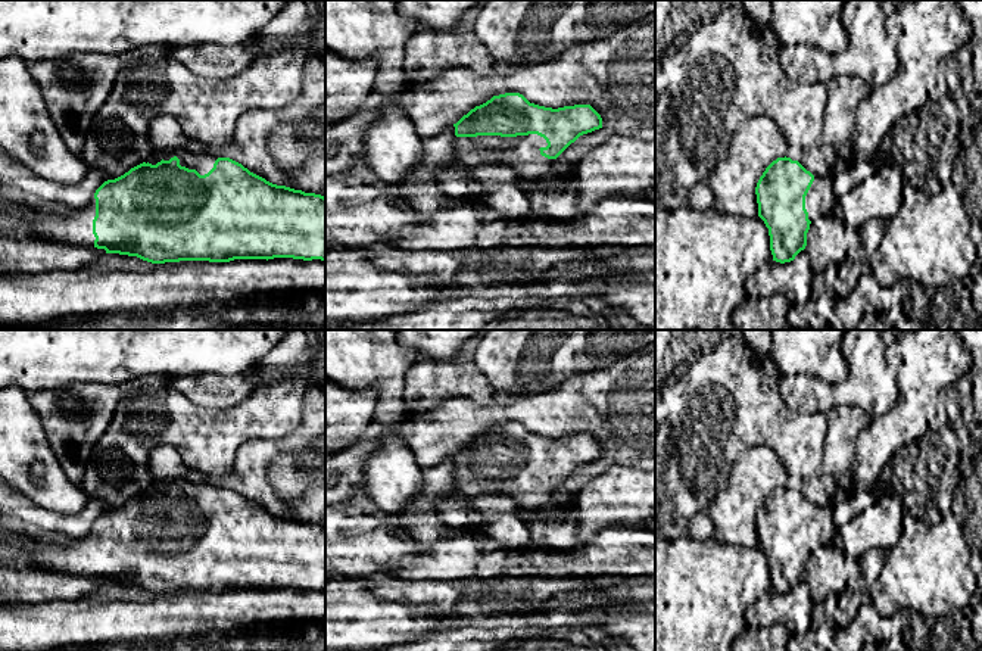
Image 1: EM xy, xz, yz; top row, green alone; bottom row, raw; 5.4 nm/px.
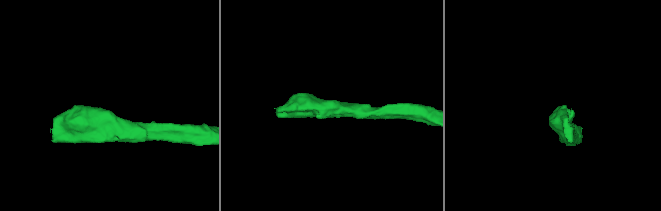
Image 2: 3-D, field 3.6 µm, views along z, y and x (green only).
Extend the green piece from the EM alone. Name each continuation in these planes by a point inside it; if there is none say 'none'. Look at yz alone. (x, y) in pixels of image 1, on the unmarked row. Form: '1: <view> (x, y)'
1: yz (820, 529)

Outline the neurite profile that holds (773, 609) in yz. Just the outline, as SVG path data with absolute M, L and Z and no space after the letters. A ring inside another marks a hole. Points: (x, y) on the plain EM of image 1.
M805 579L801 580L791 592L780 594L770 591L766 595L760 597L754 604L757 608L757 617L761 622L758 635L764 633L766 636L770 636L770 629L774 624L783 624L792 632L792 611L798 604L807 605L810 611L813 611L816 607Z

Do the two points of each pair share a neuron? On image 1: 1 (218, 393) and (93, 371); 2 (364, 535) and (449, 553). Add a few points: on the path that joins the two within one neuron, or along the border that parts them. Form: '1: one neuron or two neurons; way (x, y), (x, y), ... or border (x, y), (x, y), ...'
1: two neurons; border (221, 374), (186, 377)
2: one neuron; way (384, 550), (402, 558), (429, 558)

